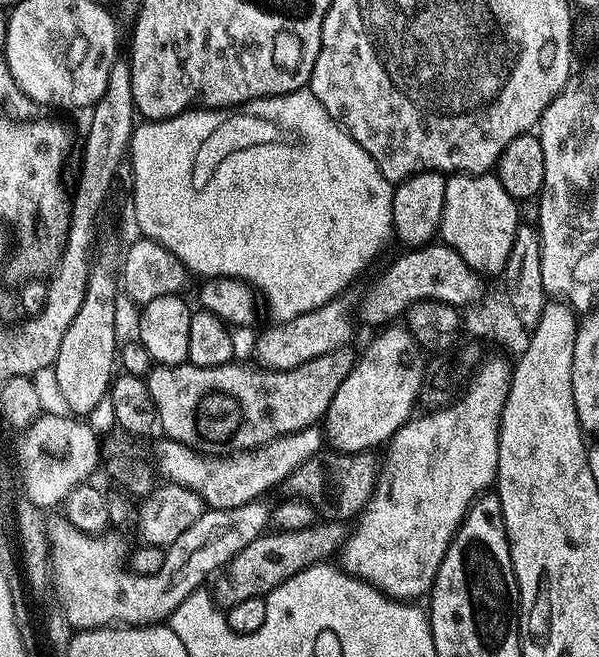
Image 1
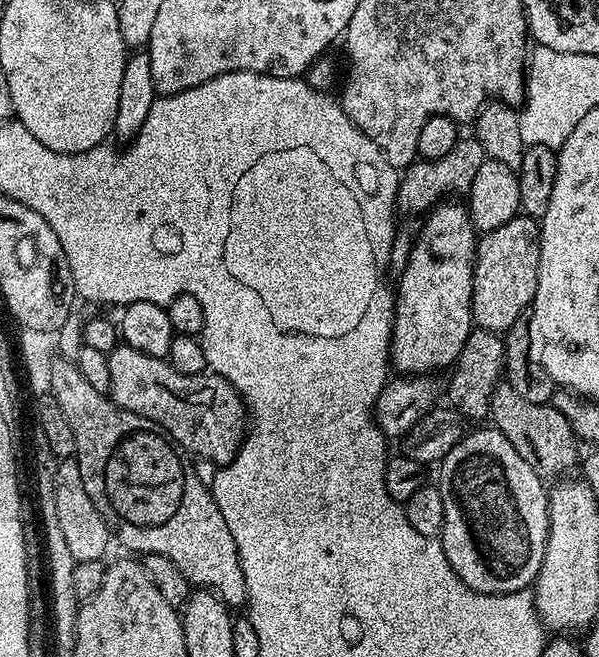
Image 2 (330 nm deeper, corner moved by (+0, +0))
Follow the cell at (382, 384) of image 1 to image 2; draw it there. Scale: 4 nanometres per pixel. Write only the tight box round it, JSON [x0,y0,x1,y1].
[390,202,478,376]

